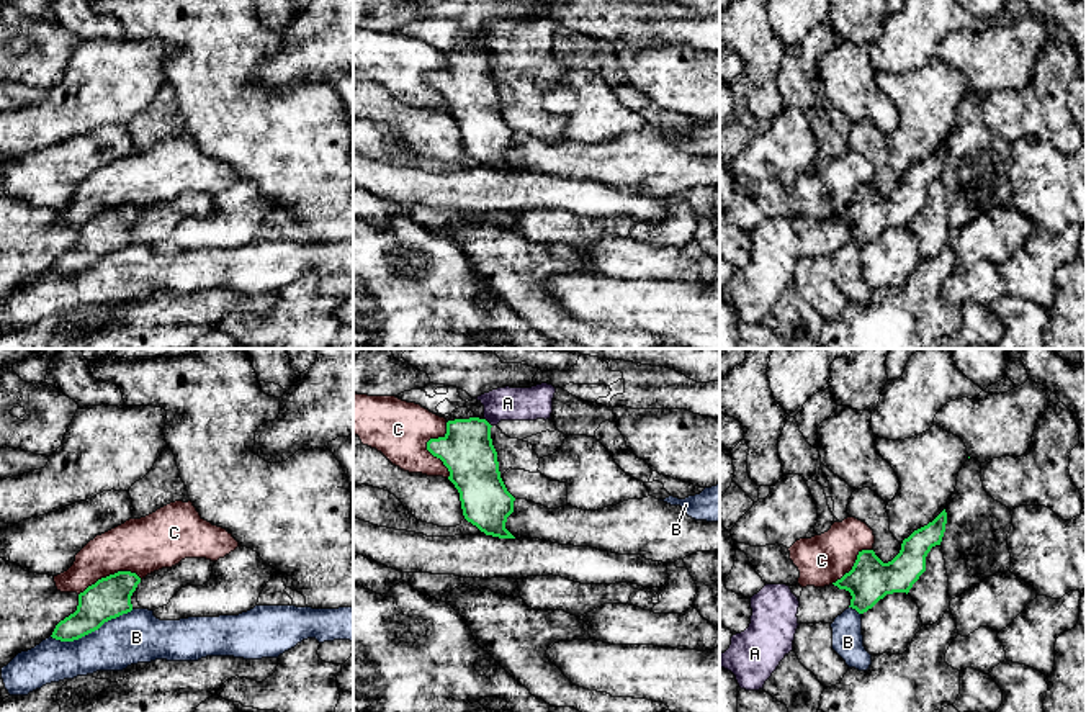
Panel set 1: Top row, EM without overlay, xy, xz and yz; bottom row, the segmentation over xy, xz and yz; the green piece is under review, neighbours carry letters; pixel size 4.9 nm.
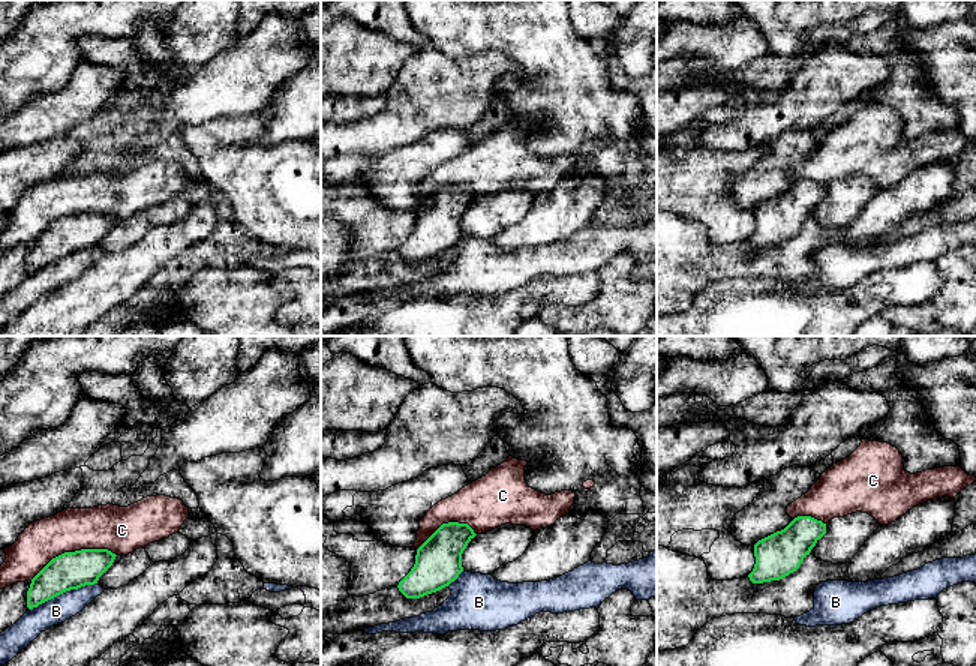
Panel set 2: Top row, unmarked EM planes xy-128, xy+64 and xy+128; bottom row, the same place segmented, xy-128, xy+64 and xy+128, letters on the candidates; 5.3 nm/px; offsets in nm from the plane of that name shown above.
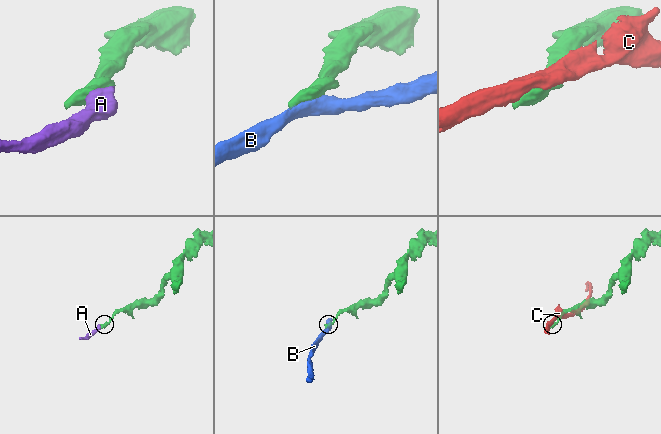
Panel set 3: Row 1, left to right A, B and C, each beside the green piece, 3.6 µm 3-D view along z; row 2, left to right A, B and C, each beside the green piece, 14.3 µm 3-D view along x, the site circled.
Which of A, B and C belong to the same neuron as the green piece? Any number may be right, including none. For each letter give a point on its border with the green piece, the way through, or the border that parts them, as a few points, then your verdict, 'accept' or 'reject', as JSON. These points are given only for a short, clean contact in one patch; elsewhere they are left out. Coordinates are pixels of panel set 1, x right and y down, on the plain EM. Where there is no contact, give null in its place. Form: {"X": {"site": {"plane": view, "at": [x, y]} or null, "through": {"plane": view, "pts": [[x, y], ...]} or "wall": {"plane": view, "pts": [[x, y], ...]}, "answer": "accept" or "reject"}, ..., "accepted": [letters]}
{"A": {"site": {"plane": "xz", "at": [488, 56]}, "wall": {"plane": "xz", "pts": [[484, 51], [491, 59]]}, "answer": "reject"}, "B": {"site": {"plane": "xy", "at": [92, 264]}, "answer": "reject"}, "C": {"site": {"plane": "xz", "at": [427, 81]}, "answer": "reject"}, "accepted": []}

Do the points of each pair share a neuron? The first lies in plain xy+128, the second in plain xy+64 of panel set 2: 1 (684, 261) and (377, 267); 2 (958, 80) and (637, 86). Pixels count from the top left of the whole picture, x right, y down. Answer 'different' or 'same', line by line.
1: same
2: same

